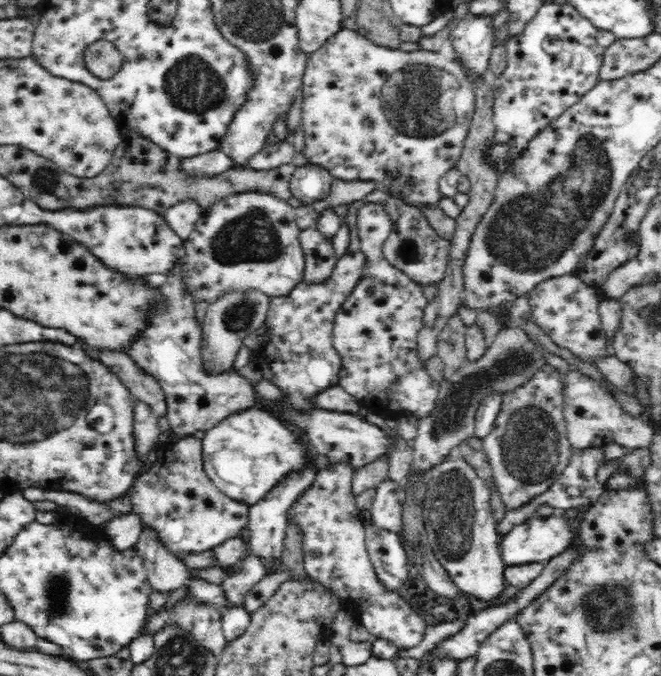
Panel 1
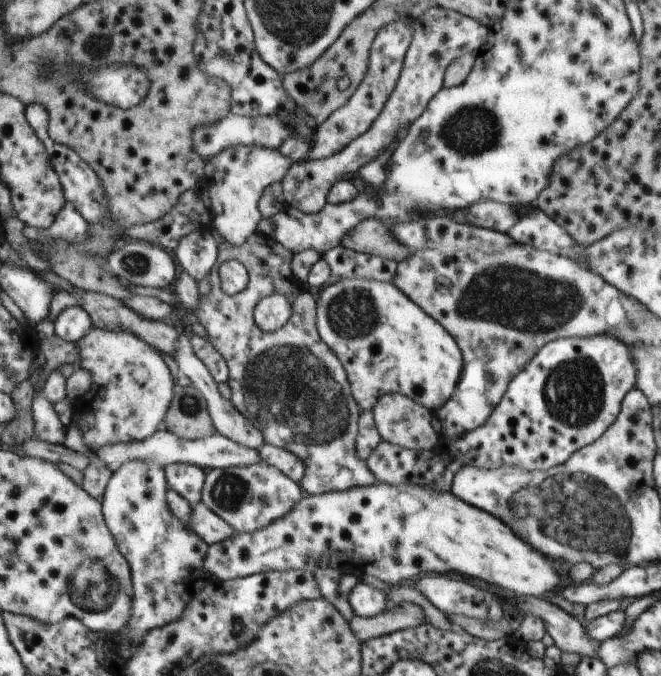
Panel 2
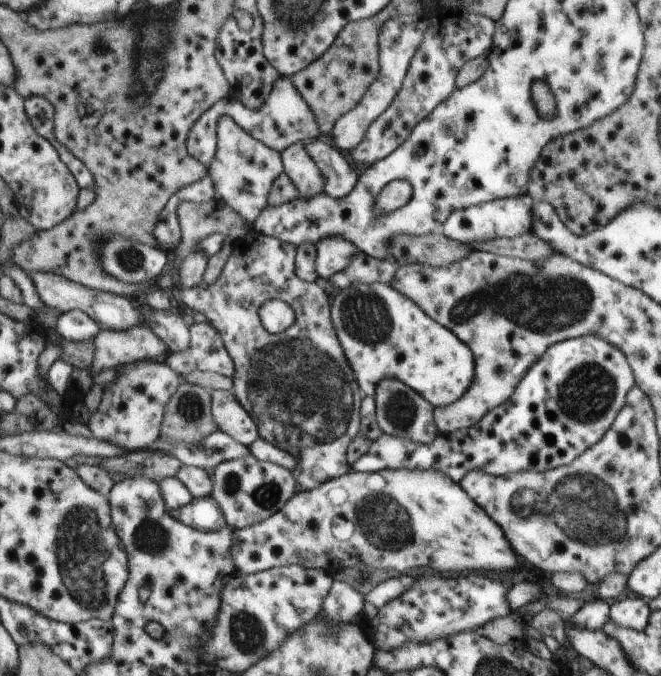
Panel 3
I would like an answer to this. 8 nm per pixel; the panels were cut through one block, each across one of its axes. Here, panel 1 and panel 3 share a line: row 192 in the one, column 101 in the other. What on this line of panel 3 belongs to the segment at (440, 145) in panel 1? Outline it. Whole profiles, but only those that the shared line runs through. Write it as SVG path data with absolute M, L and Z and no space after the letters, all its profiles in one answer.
M143 360L125 364L120 368L118 381L103 390L99 408L89 419L89 428L99 440L110 442L123 451L132 453L145 450L160 439L167 405L183 382L185 382L184 375L175 372L165 363Z

